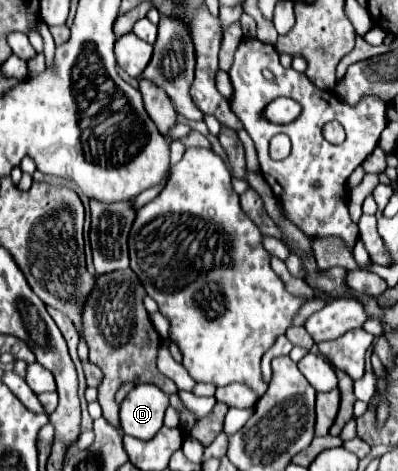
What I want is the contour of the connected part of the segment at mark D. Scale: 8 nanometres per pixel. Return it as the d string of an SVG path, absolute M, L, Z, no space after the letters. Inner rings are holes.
M137 385L121 403L121 429L135 439L153 439L163 427L169 397L153 385Z

